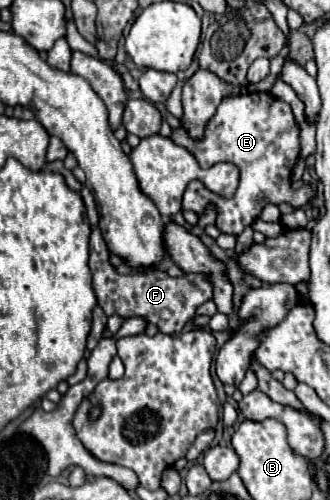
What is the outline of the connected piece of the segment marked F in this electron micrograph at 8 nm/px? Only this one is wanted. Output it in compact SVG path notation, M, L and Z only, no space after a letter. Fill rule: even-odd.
M92 227L90 235L90 271L92 271L92 289L96 293L98 305L104 309L106 315L120 313L120 317L124 319L138 315L148 319L162 333L168 335L180 333L182 327L194 317L196 307L210 301L214 295L210 275L202 273L184 273L178 279L172 279L162 269L142 275L120 275L110 263L110 251L102 239L100 227Z

